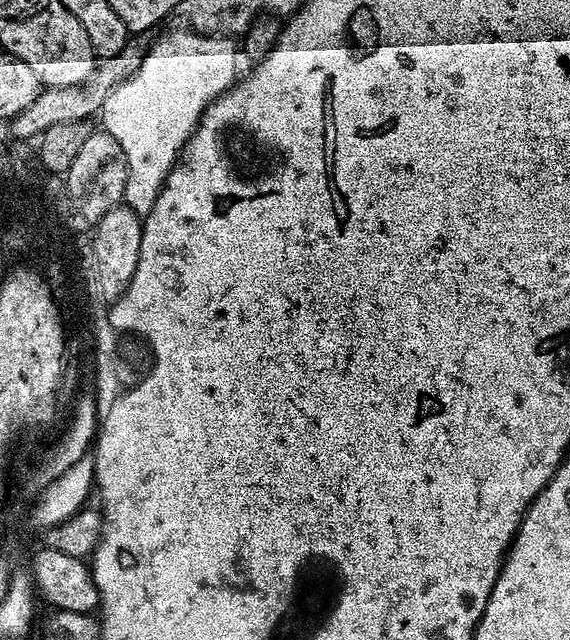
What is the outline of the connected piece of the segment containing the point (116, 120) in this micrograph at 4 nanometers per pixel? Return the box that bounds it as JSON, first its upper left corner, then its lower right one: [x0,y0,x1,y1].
[98,30,238,214]

